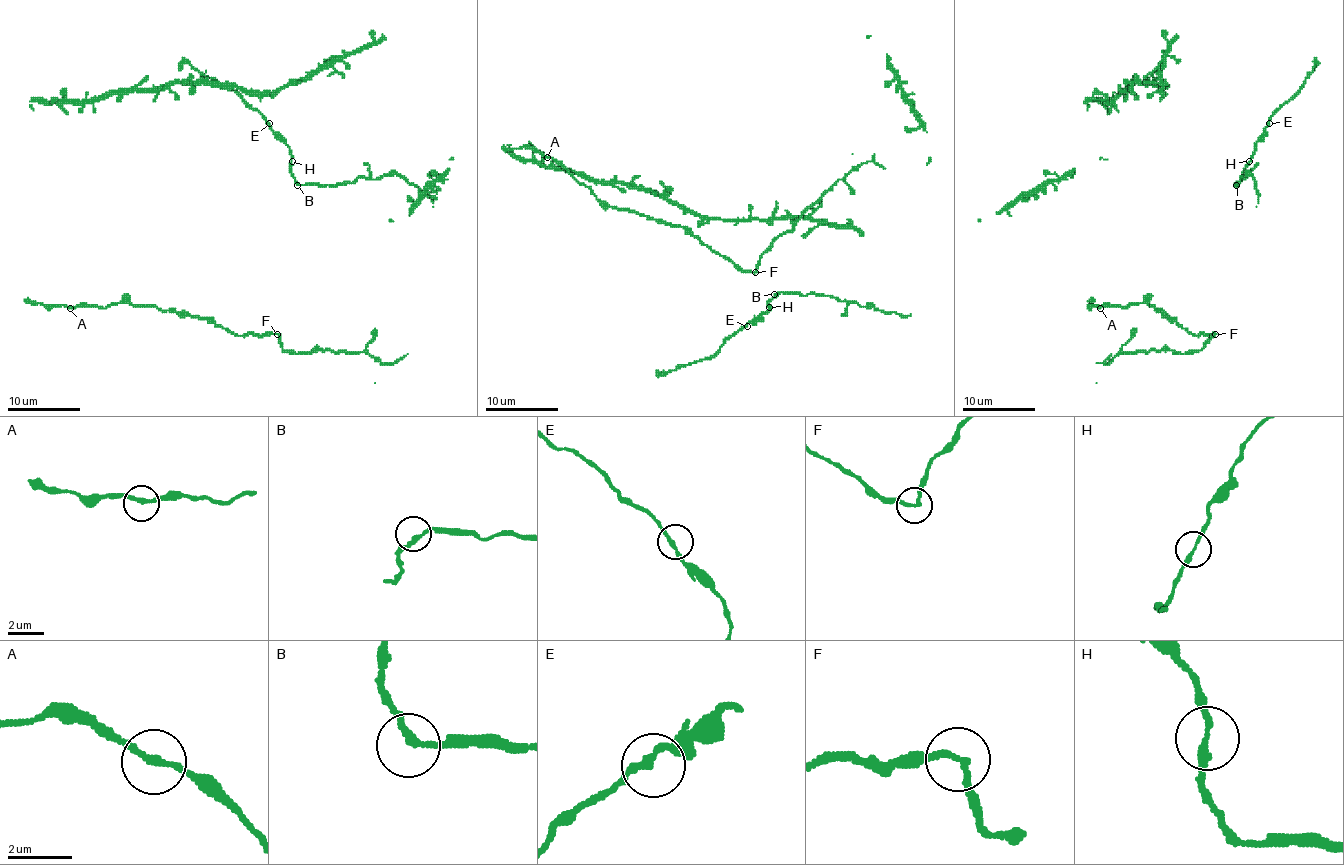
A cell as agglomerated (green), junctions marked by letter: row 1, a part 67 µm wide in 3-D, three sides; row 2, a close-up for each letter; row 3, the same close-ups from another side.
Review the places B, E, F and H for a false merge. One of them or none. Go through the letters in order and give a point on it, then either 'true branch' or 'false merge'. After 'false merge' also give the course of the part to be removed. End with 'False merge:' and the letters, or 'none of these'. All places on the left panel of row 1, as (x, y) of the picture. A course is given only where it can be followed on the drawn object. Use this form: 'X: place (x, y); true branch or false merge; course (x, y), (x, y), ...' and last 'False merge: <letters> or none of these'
B: place (297, 185); true branch
E: place (269, 123); true branch
F: place (277, 334); false merge; course (277, 334), (239, 335), (204, 317), (157, 306), (113, 303), (106, 308), (28, 303), (24, 299)
H: place (292, 161); true branch
False merge: F

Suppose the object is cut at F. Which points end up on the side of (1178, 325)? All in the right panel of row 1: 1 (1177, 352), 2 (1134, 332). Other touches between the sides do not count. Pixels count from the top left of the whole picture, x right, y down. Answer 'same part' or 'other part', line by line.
1: other part
2: other part

